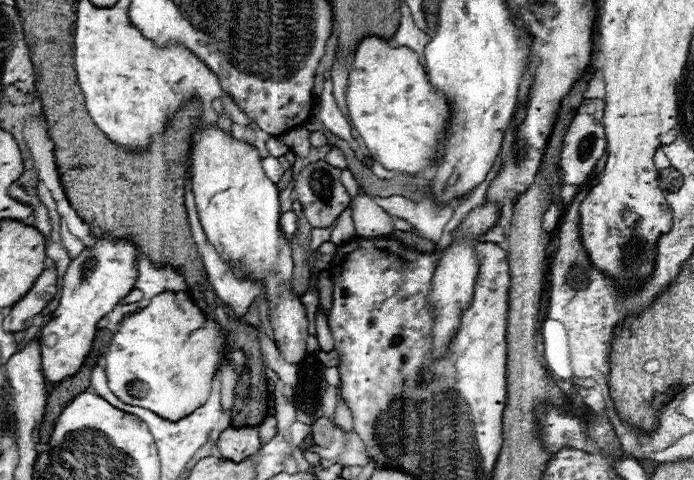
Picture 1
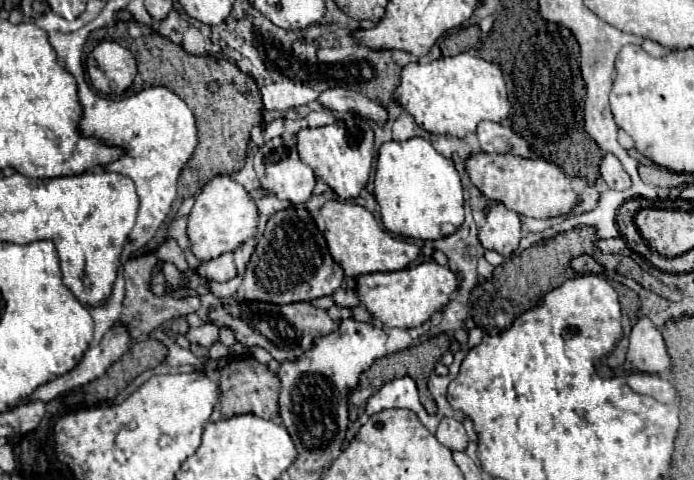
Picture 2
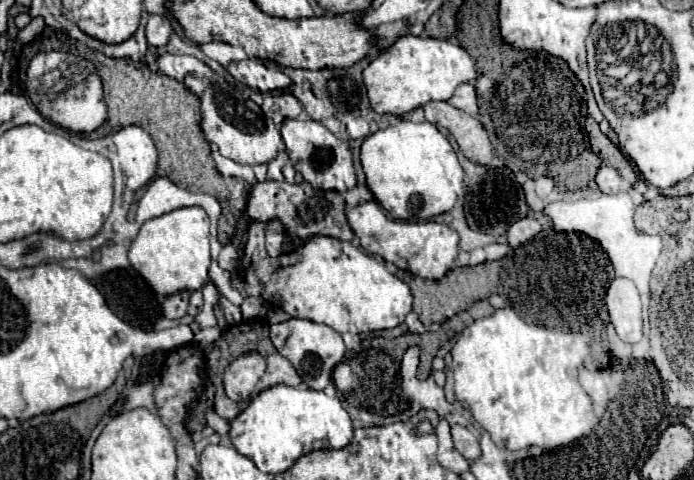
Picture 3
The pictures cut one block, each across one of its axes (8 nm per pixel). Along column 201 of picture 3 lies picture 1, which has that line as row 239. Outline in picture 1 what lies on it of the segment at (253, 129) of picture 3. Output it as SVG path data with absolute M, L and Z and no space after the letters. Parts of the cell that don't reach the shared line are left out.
M96 238L96 244L92 248L86 248L66 270L64 274L64 280L62 280L62 298L60 298L60 304L58 308L54 310L50 322L42 328L42 334L40 334L40 348L42 348L42 374L48 382L60 382L68 376L74 376L84 358L88 356L90 348L92 348L92 340L94 340L94 334L96 334L96 324L98 320L108 314L134 286L136 282L136 248L128 242L128 240L110 240L110 238Z

